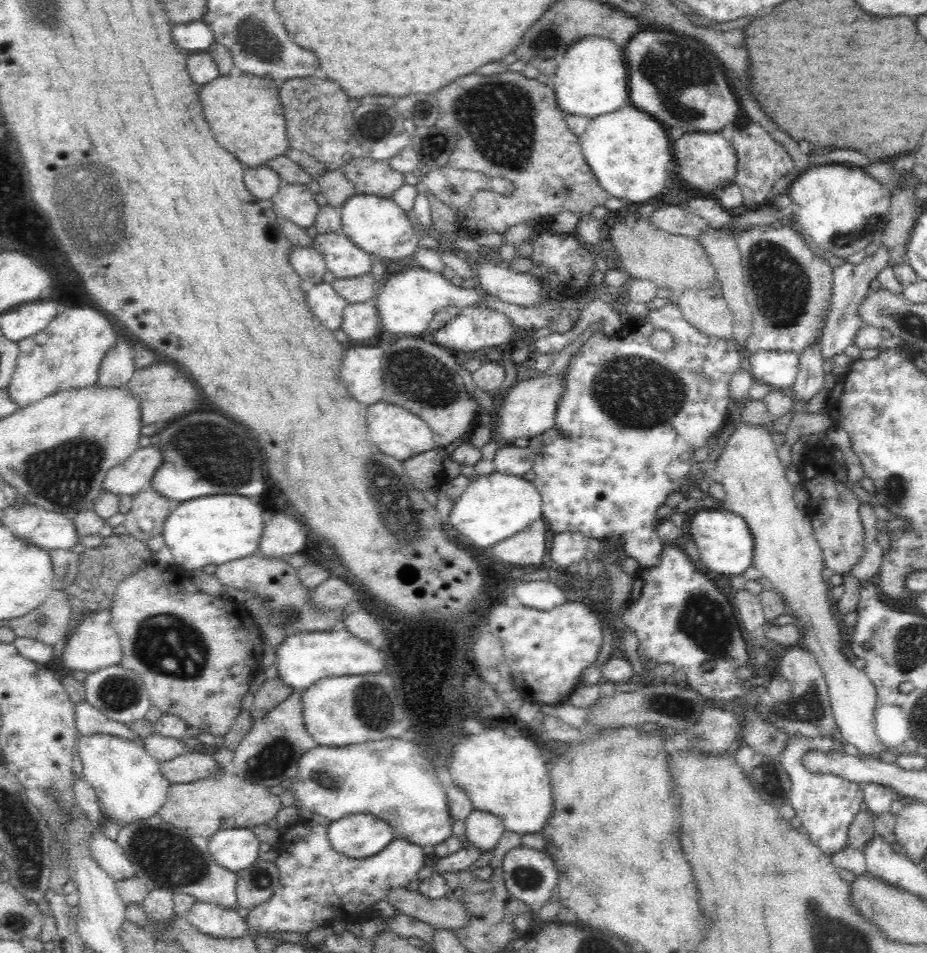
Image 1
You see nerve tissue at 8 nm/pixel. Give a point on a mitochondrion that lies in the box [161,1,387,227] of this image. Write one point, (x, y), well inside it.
(257, 39)

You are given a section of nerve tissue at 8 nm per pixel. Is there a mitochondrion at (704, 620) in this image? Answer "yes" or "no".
yes

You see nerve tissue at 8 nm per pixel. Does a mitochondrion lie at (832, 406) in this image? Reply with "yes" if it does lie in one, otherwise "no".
no

